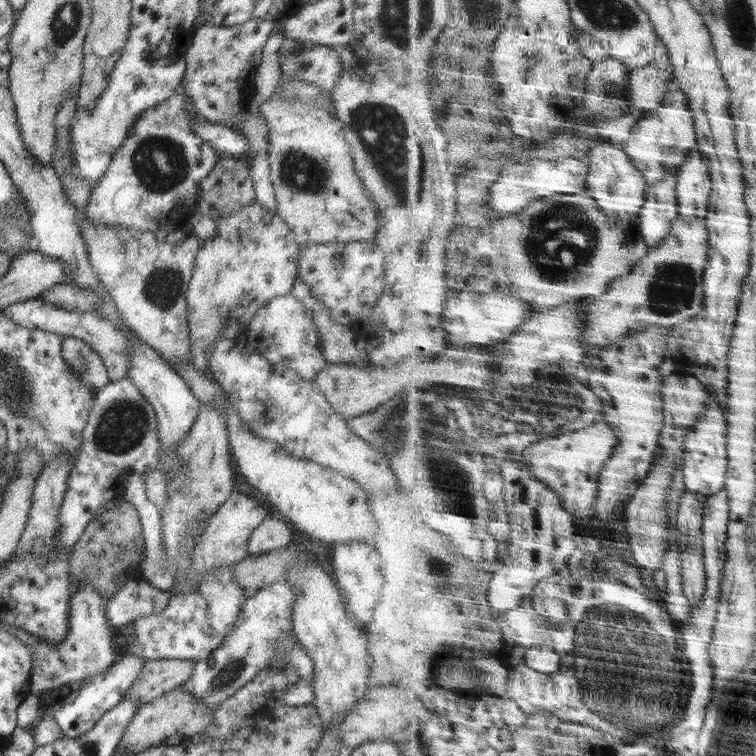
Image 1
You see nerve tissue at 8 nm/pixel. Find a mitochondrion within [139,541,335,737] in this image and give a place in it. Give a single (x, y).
(231, 674)

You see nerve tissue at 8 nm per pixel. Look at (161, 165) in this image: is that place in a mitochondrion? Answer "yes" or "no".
yes

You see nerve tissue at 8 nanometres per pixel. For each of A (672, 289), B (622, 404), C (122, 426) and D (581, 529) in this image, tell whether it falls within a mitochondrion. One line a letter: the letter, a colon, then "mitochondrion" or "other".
A: mitochondrion
B: other
C: mitochondrion
D: other

